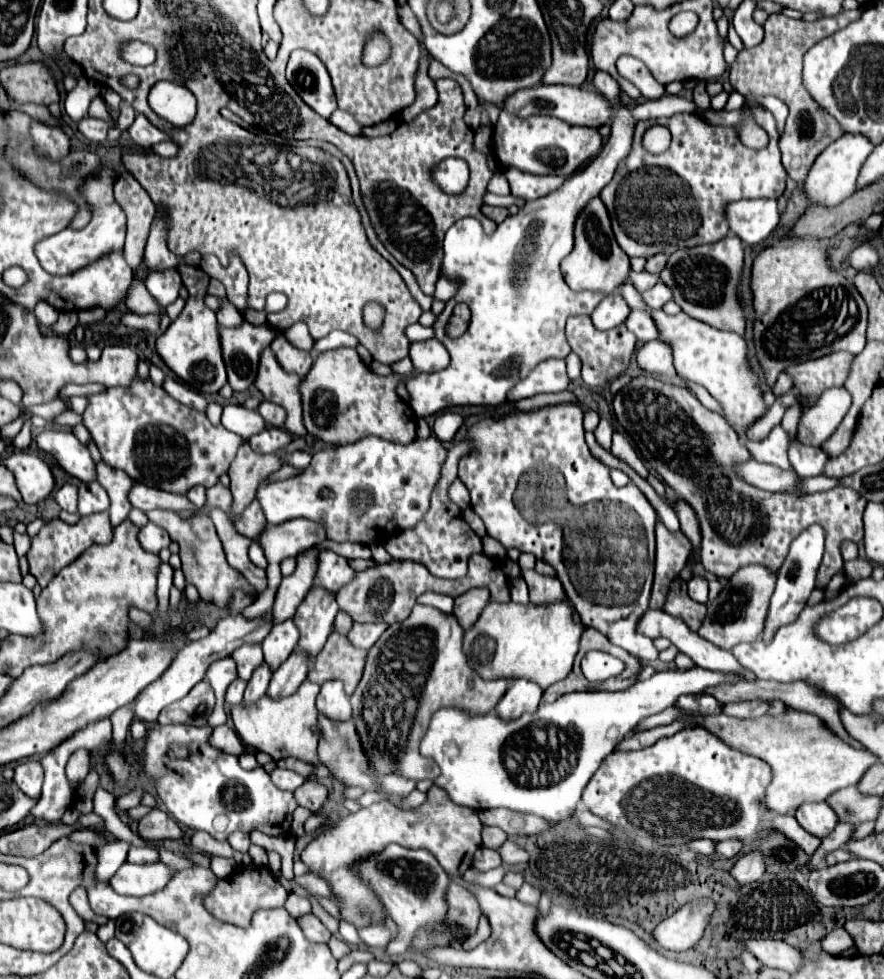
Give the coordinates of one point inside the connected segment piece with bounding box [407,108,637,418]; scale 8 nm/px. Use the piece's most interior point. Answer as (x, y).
(519, 302)

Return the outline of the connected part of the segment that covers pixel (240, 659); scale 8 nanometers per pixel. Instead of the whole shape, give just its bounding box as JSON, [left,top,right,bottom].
[231,644,263,680]

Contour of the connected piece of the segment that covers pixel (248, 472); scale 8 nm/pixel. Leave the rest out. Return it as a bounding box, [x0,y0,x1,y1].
[229,442,281,514]

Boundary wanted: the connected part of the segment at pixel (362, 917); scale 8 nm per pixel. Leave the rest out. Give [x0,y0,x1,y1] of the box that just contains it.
[301,786,483,928]

